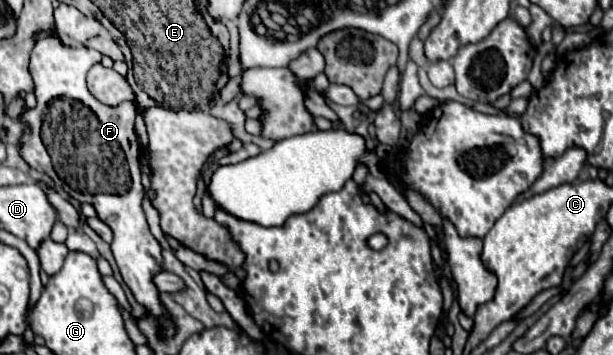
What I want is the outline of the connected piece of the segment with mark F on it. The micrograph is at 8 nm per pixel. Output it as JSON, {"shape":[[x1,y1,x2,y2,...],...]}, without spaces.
{"shape":[[55,29,35,33,29,73,35,83,37,105,23,111,25,131,21,135,19,153,31,169,45,173,65,193,97,209,97,217,113,231,111,251,123,281,135,299,143,303,145,311,157,319,159,337,169,339,175,335,175,325,169,323,169,315,165,315,157,287,153,287,151,281,157,271,163,271,163,255,157,239,149,231,143,211,145,193,141,185,139,141,133,127,135,103,125,101,117,107,109,107,91,95,85,77,99,61,99,51,85,45,65,45,55,35]]}

